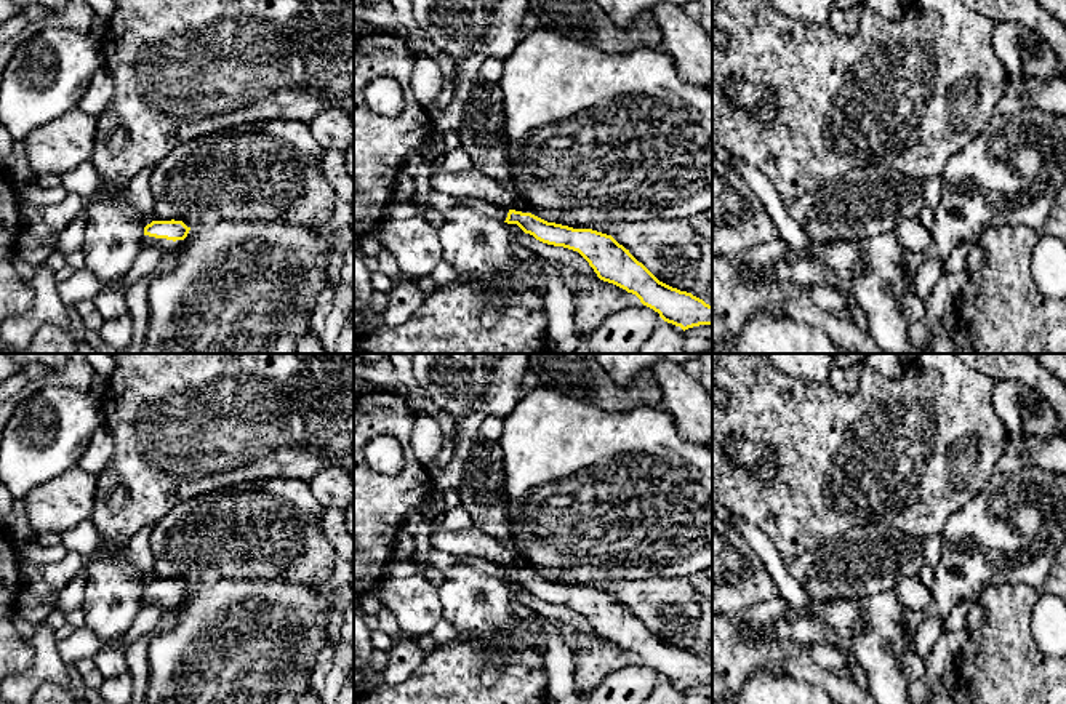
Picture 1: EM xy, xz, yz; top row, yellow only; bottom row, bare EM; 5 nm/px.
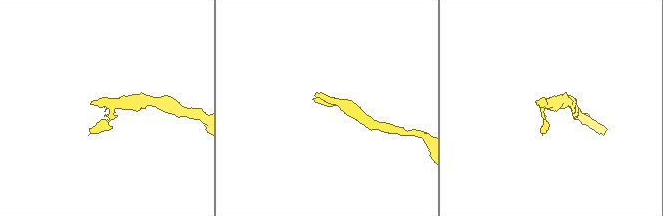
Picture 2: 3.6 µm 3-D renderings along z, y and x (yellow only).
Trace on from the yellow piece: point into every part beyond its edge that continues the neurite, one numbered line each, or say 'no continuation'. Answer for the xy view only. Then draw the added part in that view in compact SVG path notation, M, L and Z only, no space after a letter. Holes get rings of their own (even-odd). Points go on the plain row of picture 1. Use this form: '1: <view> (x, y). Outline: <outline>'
1: xy (164, 604). Outline: M144 594L142 595L142 606L147 606L147 605L157 605L162 611L166 611L174 606L174 600L166 598L166 597L155 597L155 595Z

